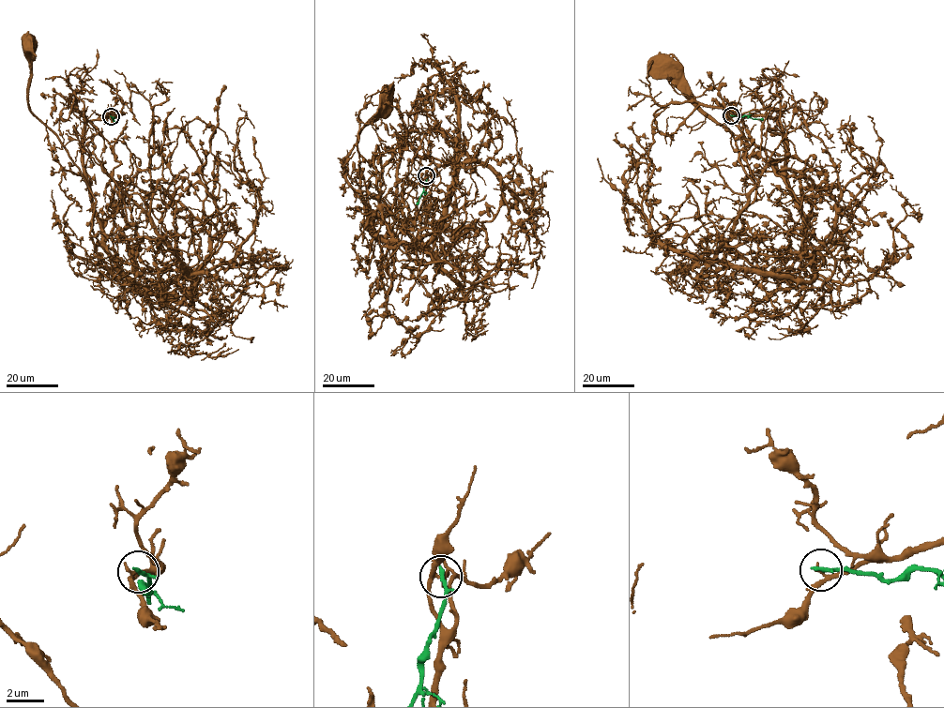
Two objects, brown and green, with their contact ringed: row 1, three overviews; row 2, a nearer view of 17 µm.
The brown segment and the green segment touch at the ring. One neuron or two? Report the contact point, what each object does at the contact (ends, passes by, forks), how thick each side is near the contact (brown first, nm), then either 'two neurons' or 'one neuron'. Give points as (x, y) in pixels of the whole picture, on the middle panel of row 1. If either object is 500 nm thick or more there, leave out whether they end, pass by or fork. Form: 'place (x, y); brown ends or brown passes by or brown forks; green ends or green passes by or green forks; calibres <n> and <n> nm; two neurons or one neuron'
place (426, 175); brown passes by; green ends; calibres 200 and 240 nm; two neurons

